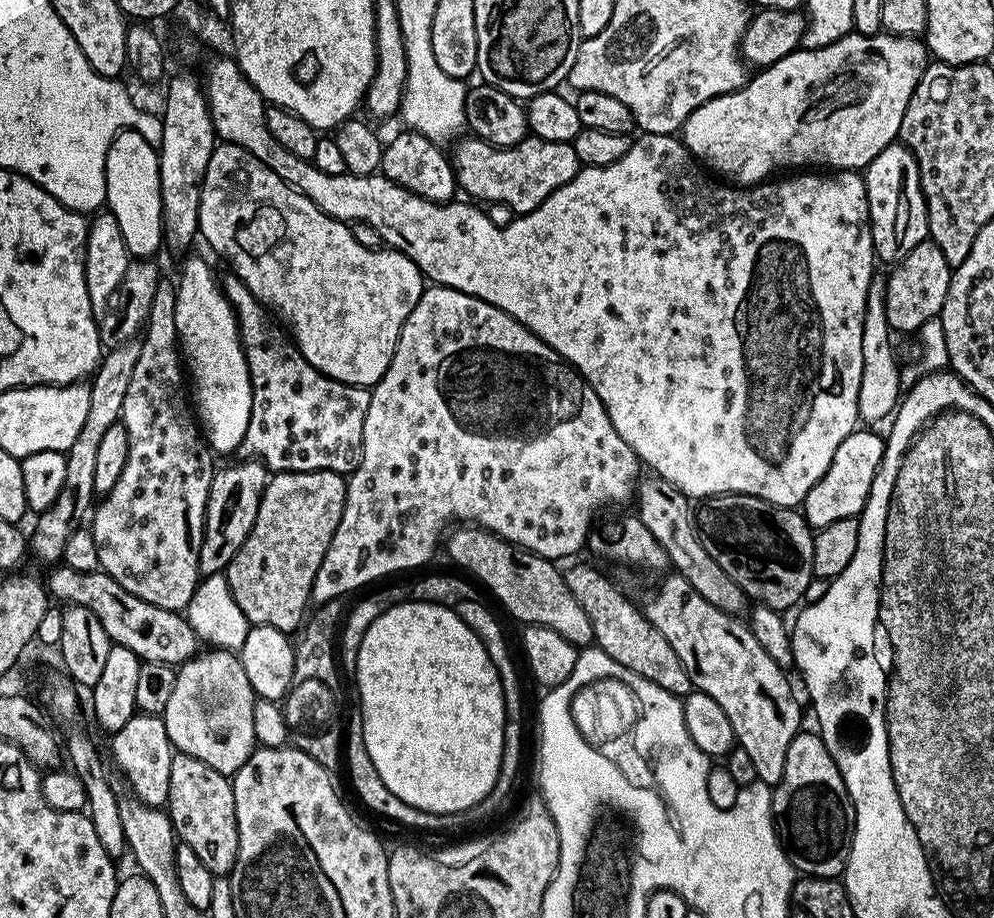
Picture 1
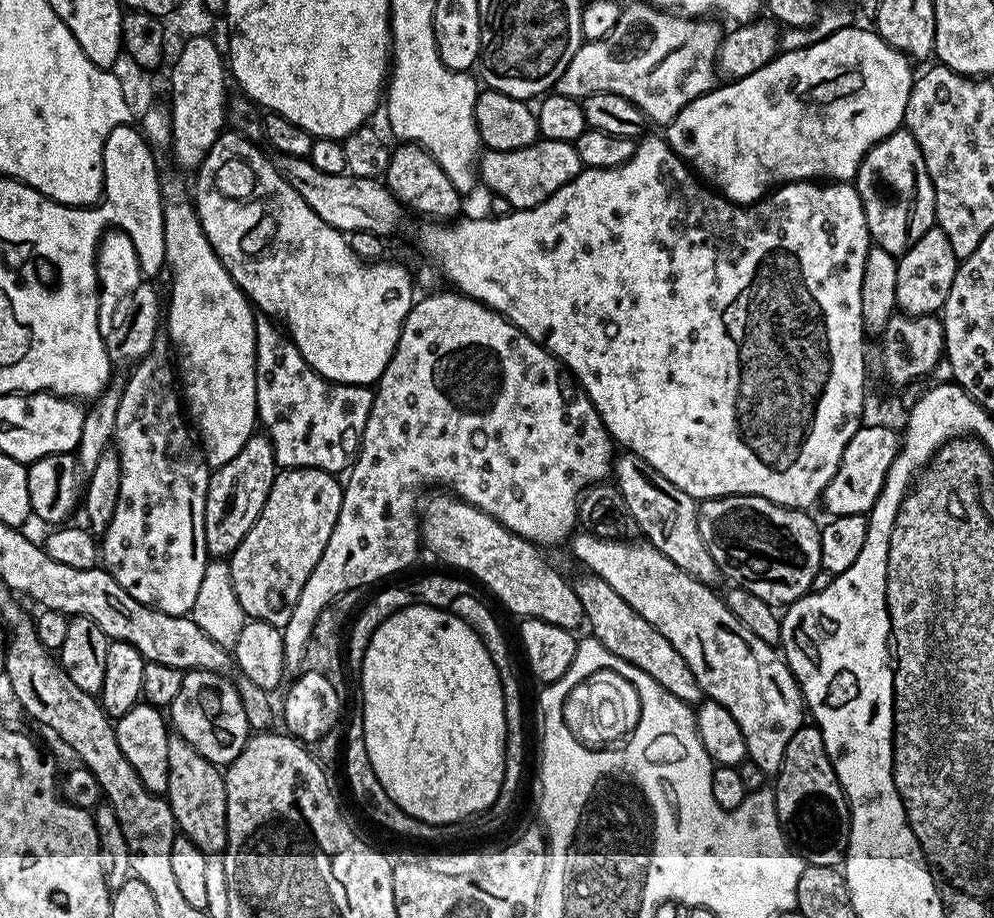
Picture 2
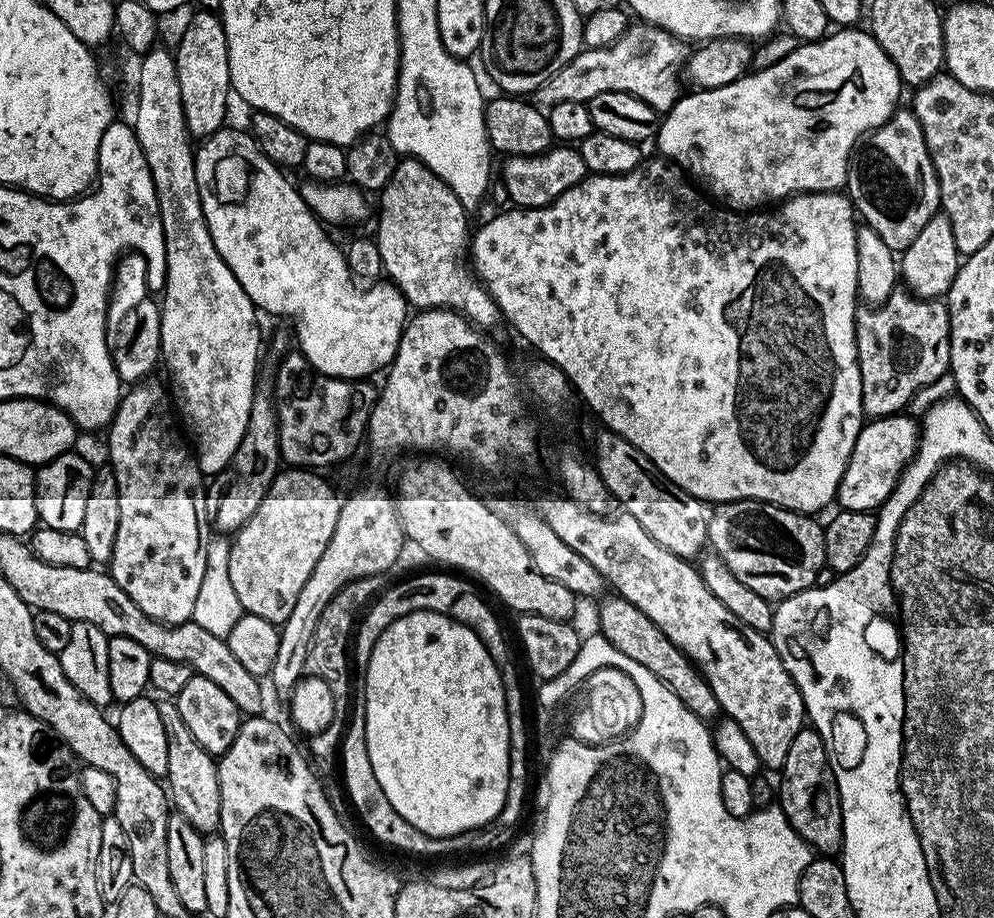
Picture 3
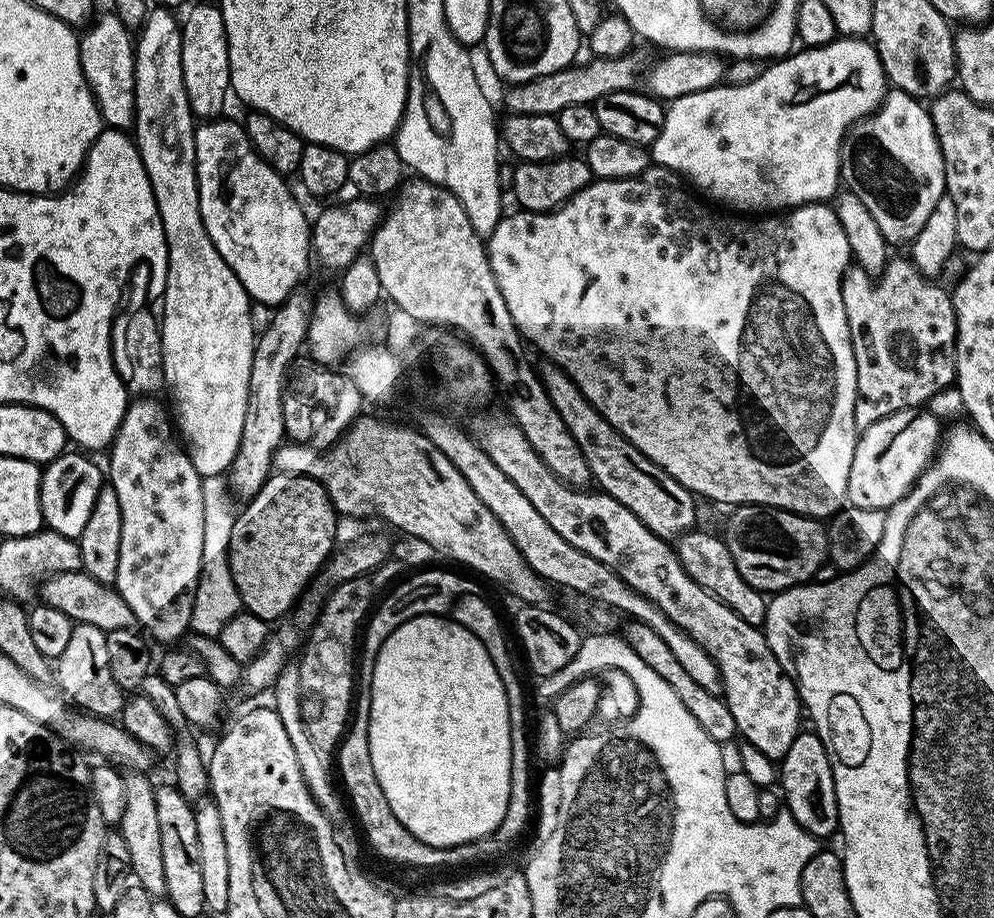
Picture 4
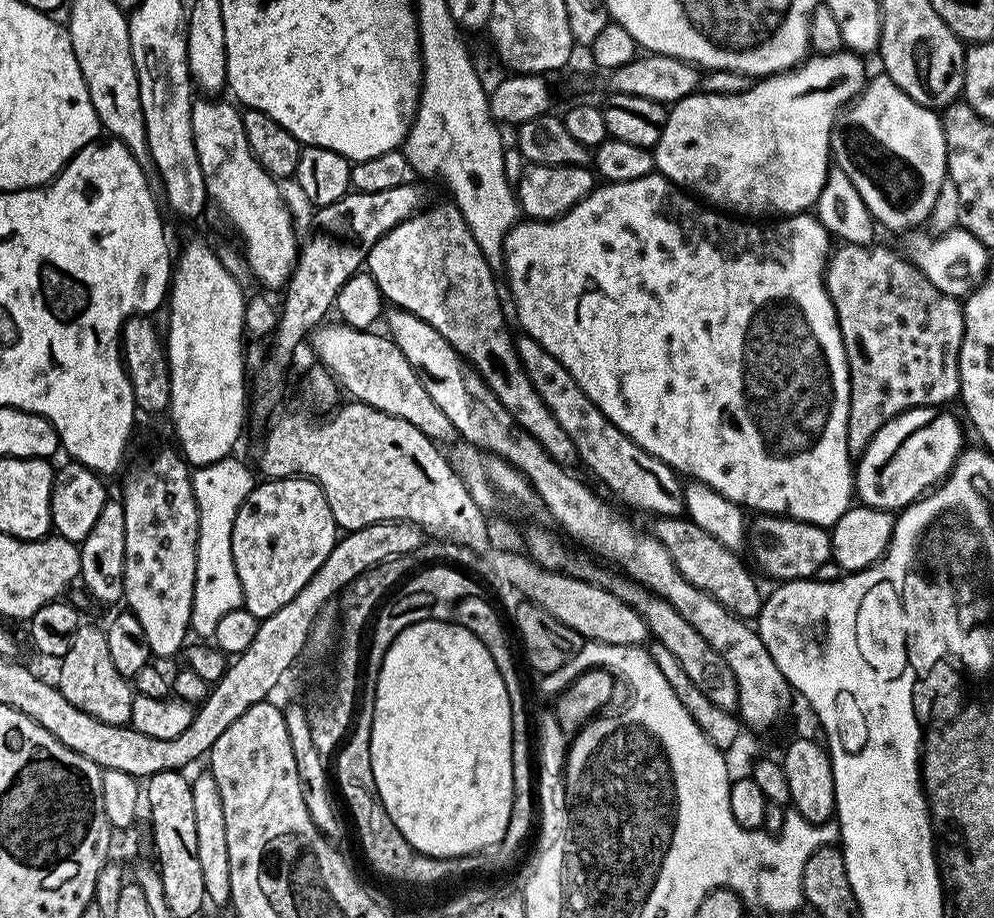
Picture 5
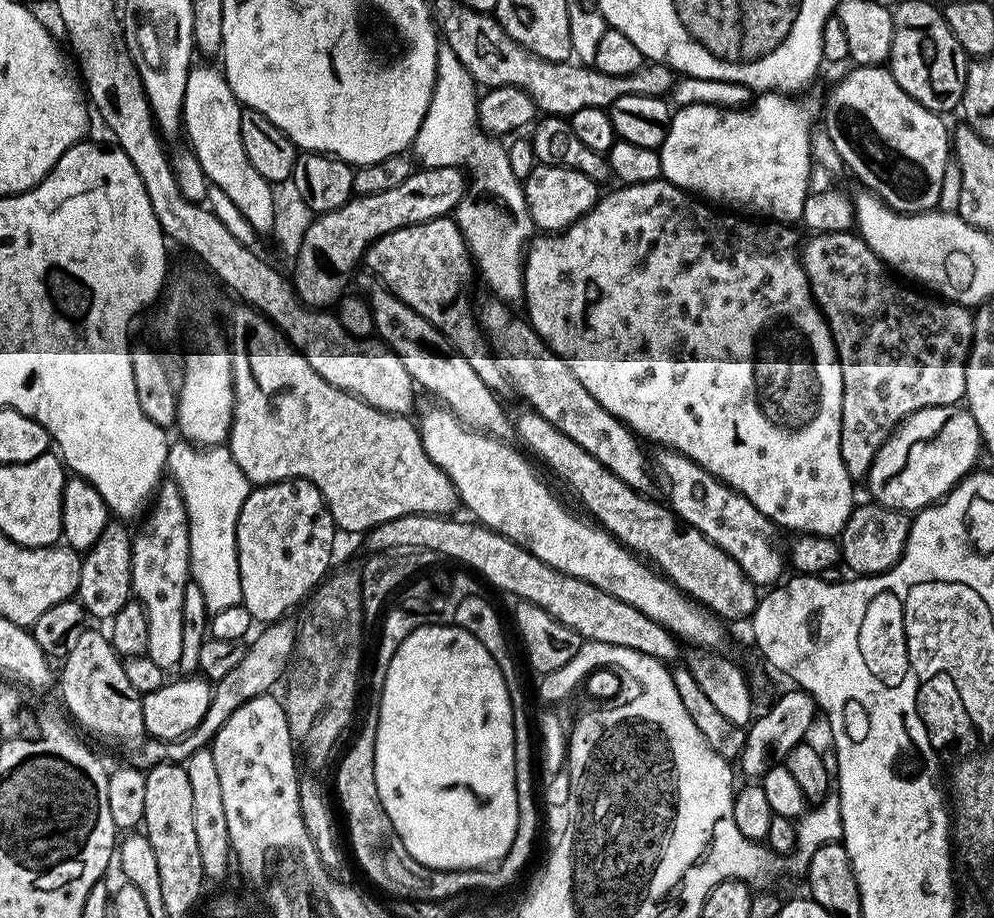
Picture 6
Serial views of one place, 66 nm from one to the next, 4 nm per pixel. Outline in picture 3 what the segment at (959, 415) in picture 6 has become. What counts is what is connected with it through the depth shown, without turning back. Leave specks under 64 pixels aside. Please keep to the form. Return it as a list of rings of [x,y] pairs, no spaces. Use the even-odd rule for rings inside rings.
[[[908,414],[882,416],[872,418],[861,427],[858,438],[854,442],[854,450],[848,459],[846,470],[842,474],[842,482],[836,491],[839,507],[845,512],[872,512],[879,509],[881,504],[890,498],[898,478],[904,473],[904,468],[916,455],[916,447],[920,444],[920,428],[908,417]]]

